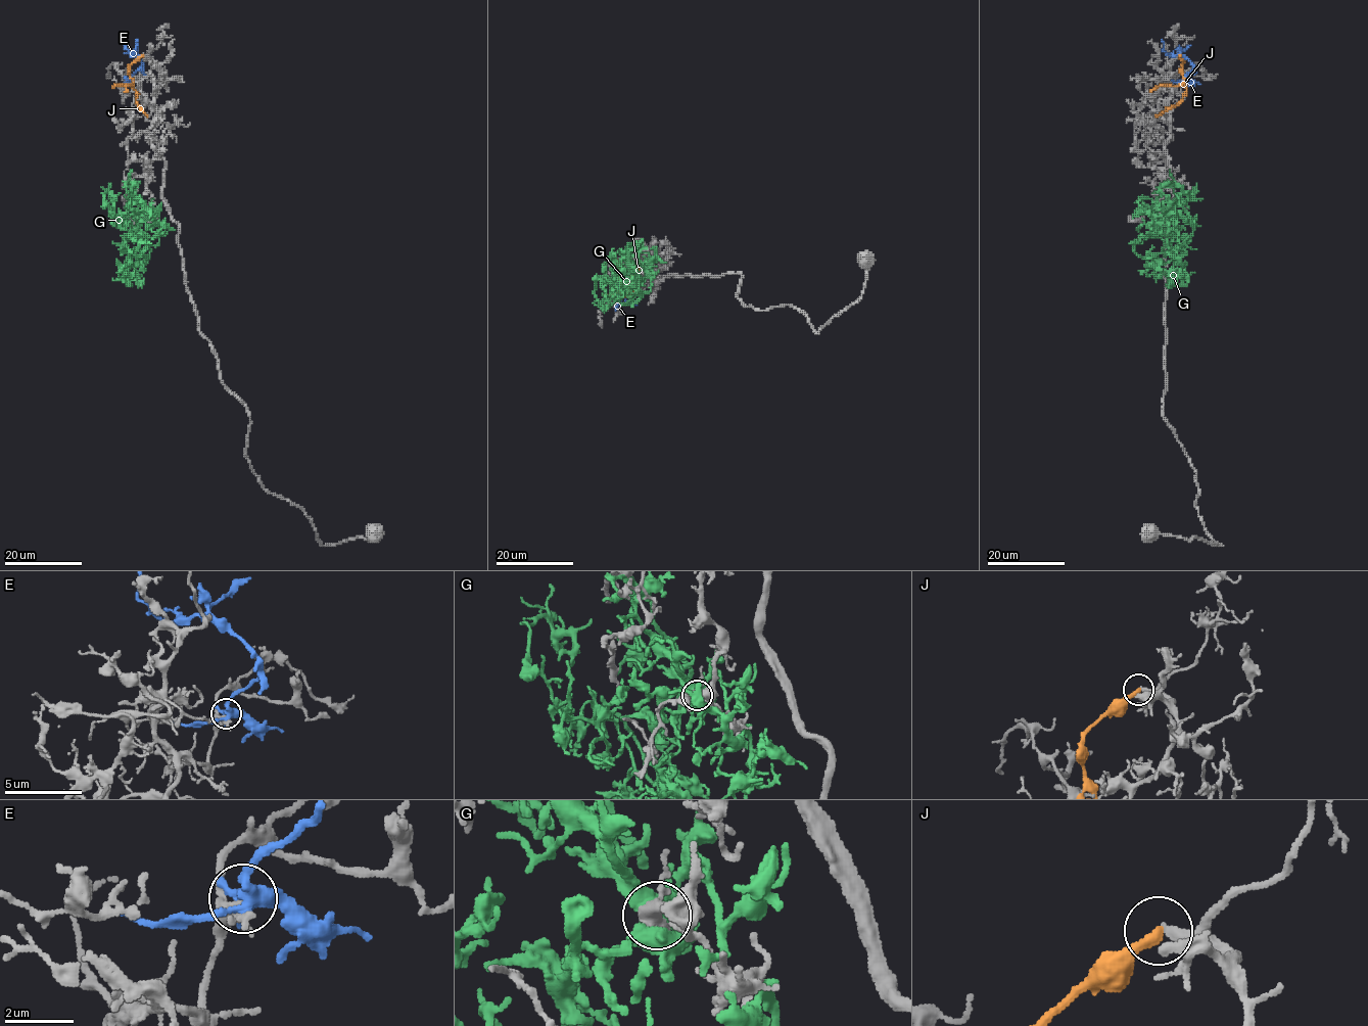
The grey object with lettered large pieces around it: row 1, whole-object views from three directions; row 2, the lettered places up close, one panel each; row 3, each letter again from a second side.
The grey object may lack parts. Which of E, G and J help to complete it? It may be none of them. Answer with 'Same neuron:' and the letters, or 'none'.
Same neuron: none

